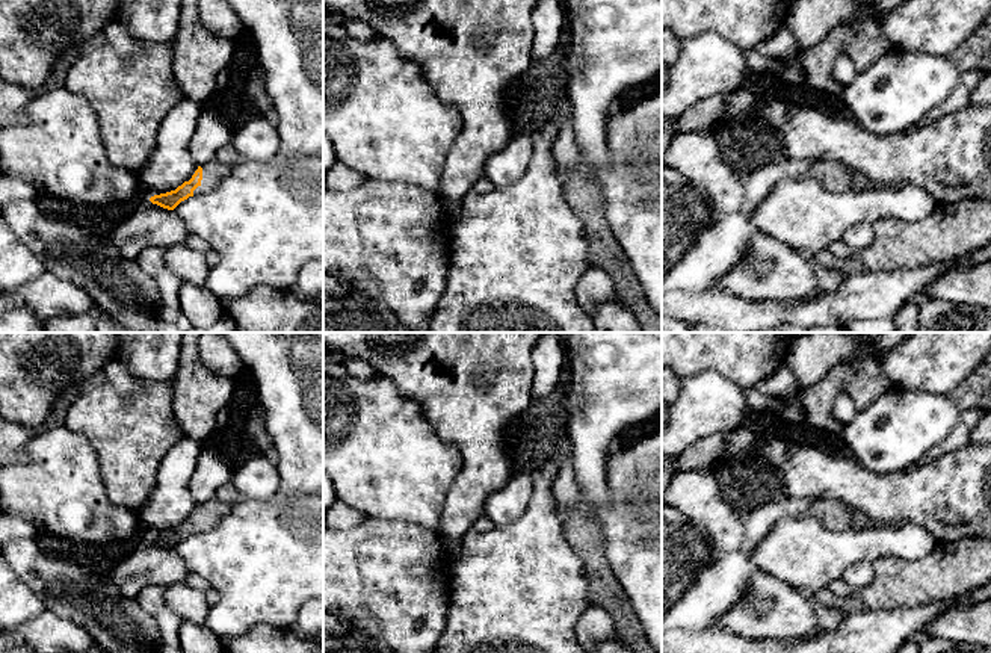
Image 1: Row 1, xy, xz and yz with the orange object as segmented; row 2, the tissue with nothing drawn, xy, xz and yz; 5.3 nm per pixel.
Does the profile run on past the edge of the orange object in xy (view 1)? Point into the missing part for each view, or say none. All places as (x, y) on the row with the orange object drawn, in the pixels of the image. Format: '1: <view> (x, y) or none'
1: xy (213, 171)

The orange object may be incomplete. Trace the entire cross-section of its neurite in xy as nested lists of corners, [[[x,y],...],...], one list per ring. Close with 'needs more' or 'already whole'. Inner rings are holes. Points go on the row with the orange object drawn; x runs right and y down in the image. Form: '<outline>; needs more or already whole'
[[[218,159],[201,166],[195,166],[190,177],[181,186],[178,186],[175,190],[154,195],[150,198],[150,201],[163,209],[174,210],[181,201],[187,200],[189,197],[213,190],[219,184],[219,181],[228,175],[231,168],[233,165],[227,165]]]; needs more

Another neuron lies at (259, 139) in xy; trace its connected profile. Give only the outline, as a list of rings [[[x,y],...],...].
[[[260,115],[233,132],[231,145],[243,160],[266,162],[279,148],[279,132],[273,119]]]

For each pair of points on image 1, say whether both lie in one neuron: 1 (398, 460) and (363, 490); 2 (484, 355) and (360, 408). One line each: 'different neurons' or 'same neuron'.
1: same neuron
2: different neurons

